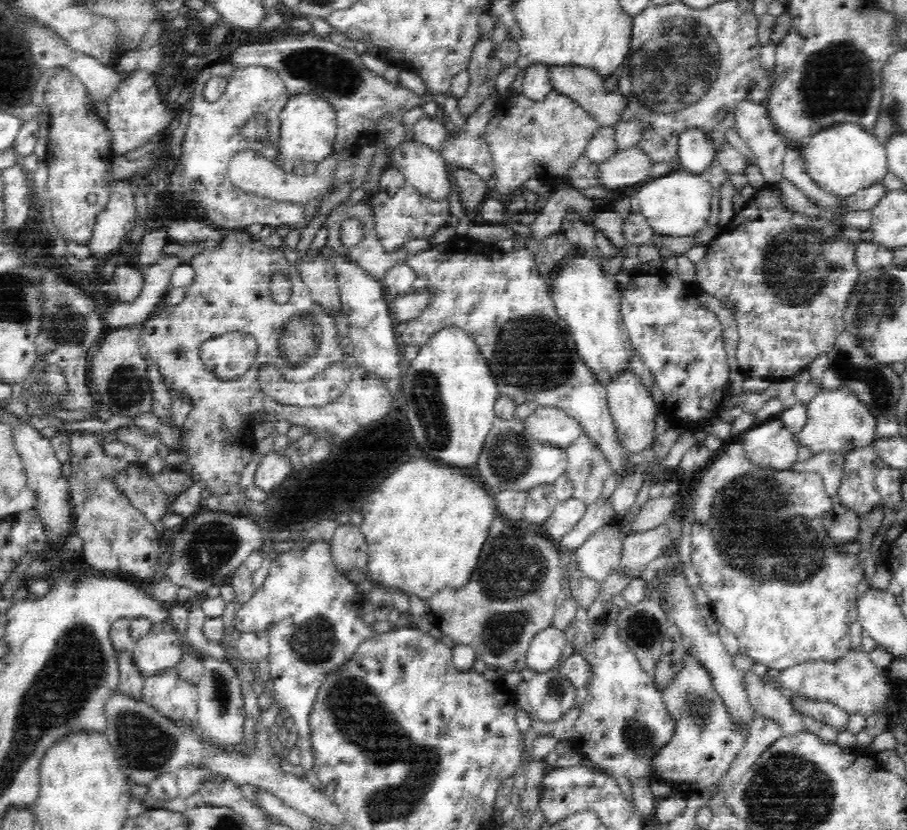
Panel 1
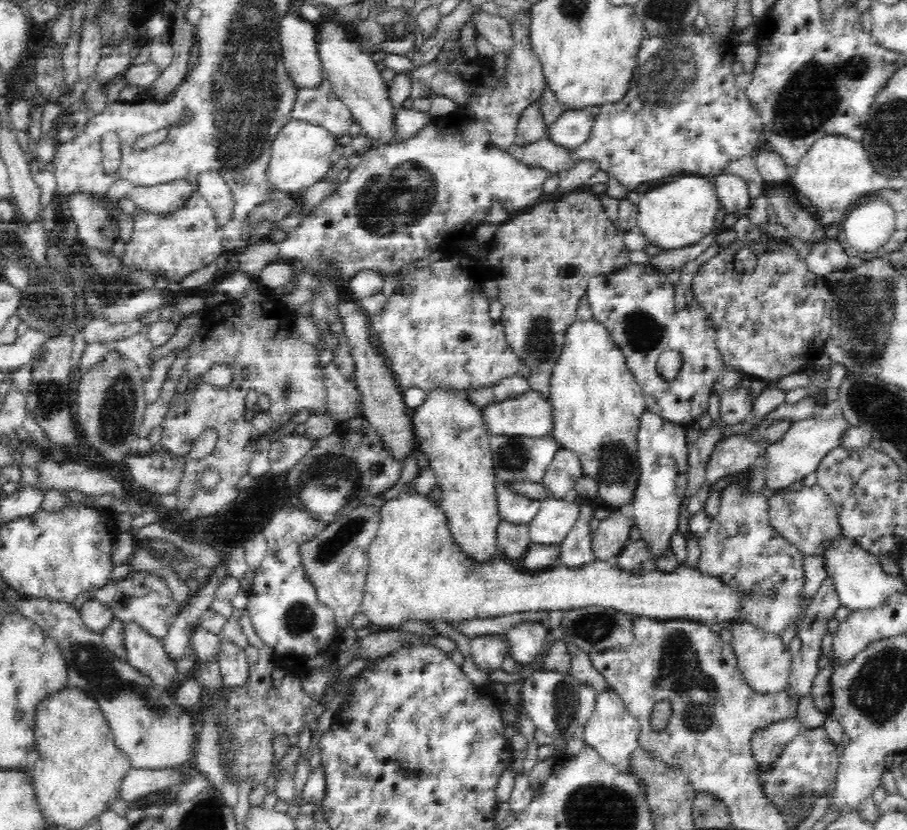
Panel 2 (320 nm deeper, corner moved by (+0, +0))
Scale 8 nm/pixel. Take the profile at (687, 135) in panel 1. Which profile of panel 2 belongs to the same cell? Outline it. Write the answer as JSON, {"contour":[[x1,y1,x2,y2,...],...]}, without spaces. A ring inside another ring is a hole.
{"contour":[[722,169,710,175,708,180,712,183,720,202,728,211,742,208,744,204,746,207,750,206,747,183,741,176]]}

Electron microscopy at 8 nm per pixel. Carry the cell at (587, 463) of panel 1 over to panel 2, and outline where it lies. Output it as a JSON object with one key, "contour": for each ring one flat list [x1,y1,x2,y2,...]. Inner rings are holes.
{"contour":[[575,493,571,500,578,510,578,515,575,524,562,539,560,563,570,567,585,567,598,559,598,553,594,551,593,534,590,529,590,522,595,518,594,512,598,506,596,499,578,493]]}

